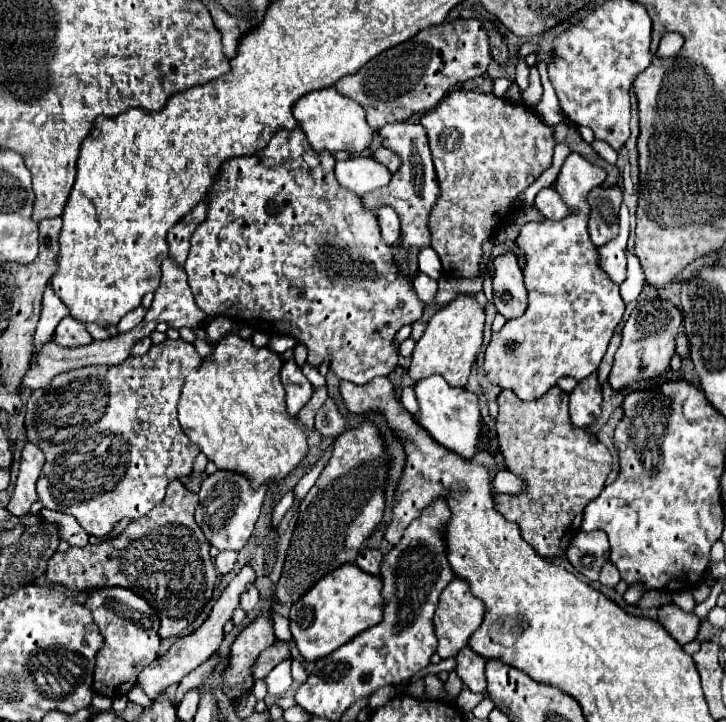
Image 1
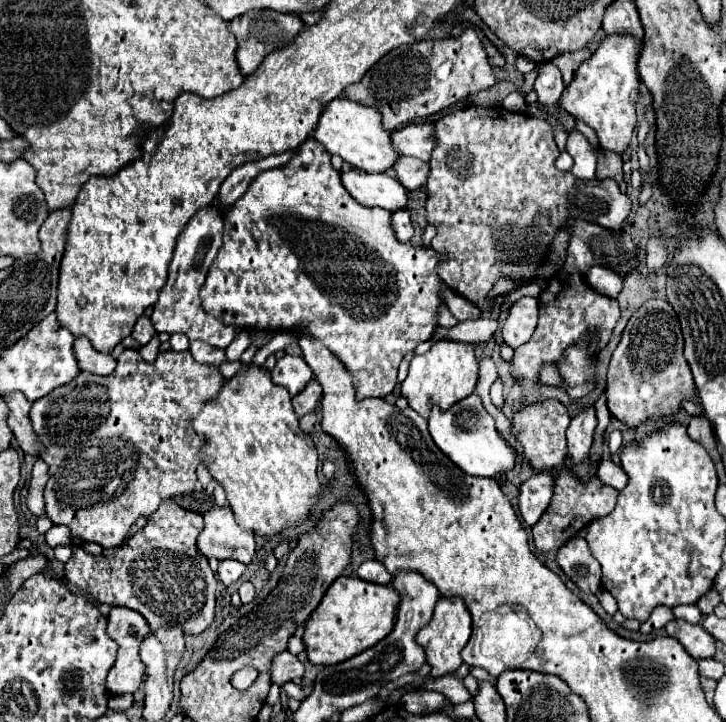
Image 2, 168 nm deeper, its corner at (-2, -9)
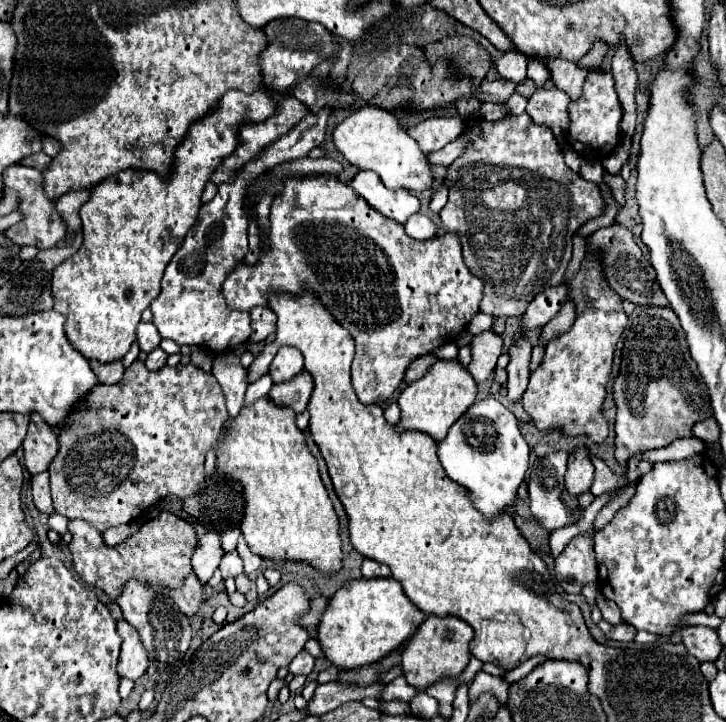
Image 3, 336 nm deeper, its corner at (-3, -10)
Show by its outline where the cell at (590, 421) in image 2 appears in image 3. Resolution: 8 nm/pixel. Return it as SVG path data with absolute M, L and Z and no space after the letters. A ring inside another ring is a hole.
M576 448L572 452L572 460L568 460L566 470L566 490L572 496L580 496L590 490L594 478L594 466L588 458L588 450Z

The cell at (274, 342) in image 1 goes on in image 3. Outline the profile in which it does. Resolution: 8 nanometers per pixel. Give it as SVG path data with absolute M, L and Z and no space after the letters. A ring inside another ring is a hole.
M266 374L266 376L262 376L260 380L256 380L254 384L250 384L248 386L248 390L246 390L246 398L244 398L244 406L252 406L256 400L260 400L260 398L264 398L266 394L268 394L268 390L270 390L270 386L272 386L272 378Z

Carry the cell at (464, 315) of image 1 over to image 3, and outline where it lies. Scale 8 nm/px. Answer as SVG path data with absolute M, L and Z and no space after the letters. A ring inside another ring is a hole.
M438 360L424 378L412 382L400 394L398 398L400 420L396 428L398 432L418 430L432 436L436 442L440 442L446 436L448 428L474 404L476 392L478 390L474 378L470 376L470 372L464 372L464 368L456 364L456 360Z

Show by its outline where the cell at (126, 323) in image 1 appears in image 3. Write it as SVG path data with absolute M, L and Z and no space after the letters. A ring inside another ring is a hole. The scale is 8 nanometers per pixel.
M140 322L140 326L138 326L138 338L136 338L136 342L140 344L140 350L144 350L148 354L148 352L152 352L152 350L158 348L160 340L162 338L160 338L160 334L158 334L158 330L156 330L154 324Z

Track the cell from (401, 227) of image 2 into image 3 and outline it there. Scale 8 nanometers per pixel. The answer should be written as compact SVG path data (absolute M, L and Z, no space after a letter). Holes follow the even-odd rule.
M424 214L412 216L412 220L408 220L408 224L404 224L404 226L406 226L406 234L416 240L428 240L428 238L436 236L436 232L438 232L438 226L434 224L434 220L430 220Z

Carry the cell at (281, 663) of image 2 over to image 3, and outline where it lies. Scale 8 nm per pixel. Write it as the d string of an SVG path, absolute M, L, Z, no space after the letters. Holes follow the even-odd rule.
M302 650L302 652L292 660L292 664L290 664L290 674L304 674L304 676L308 676L308 674L312 672L312 668L314 668L314 658L310 656L310 652Z

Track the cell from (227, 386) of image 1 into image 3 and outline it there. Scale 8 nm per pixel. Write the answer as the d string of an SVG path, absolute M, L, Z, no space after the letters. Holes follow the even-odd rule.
M260 398L250 408L242 408L242 412L228 424L226 438L222 442L216 442L214 448L218 450L216 468L244 484L246 514L240 530L254 554L272 562L306 562L324 576L332 576L342 568L338 516L320 480L316 458L310 454L304 432L296 426L296 414L290 408L280 408L268 398Z

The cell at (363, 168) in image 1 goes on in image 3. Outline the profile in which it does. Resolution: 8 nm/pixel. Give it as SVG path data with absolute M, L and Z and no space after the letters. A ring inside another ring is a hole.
M366 170L358 172L358 176L350 182L350 186L356 196L368 202L370 208L400 224L406 224L406 220L412 214L420 212L420 202L414 194L404 190L384 188L382 180L374 172L366 172Z

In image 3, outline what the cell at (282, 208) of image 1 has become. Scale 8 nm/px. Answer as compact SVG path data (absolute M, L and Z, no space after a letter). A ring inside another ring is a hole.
M304 176L304 178L288 178L284 182L284 190L280 196L274 198L272 202L272 214L270 214L270 248L268 252L260 252L260 262L256 266L246 266L246 264L238 264L238 268L234 268L234 272L230 272L228 280L224 282L224 296L226 296L226 304L232 310L250 310L254 306L266 306L266 292L268 288L284 288L290 292L298 292L300 288L308 286L312 288L320 302L332 312L332 316L350 332L350 336L356 342L356 356L354 356L354 378L352 378L352 386L356 390L356 396L362 404L376 404L376 402L386 402L396 388L402 384L404 374L408 370L408 366L412 364L412 360L416 360L418 356L424 354L432 354L438 346L444 346L448 342L456 342L456 338L460 336L460 332L466 330L468 322L472 320L474 314L480 312L480 300L482 300L482 280L478 280L464 264L462 260L462 246L460 246L460 238L456 234L440 234L436 238L430 240L414 240L410 236L406 236L404 226L396 224L394 220L384 220L384 216L378 216L378 212L374 212L374 208L368 208L368 204L364 204L364 200L356 198L356 194L352 192L352 188L344 182L340 182L336 176Z

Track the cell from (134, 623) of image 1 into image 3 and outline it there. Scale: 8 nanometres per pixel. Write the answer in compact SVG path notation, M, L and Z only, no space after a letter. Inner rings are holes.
M118 622L118 632L122 636L122 650L120 650L120 662L118 662L118 674L122 678L138 680L148 670L148 654L146 648L140 642L138 632L126 622Z

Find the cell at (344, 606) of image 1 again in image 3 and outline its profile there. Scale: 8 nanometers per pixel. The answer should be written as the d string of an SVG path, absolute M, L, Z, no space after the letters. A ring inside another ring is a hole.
M360 578L346 582L330 600L328 608L322 614L318 624L318 642L324 656L344 670L354 670L370 666L376 660L386 658L390 652L406 644L420 624L426 620L426 614L420 612L402 590L402 584L390 578Z

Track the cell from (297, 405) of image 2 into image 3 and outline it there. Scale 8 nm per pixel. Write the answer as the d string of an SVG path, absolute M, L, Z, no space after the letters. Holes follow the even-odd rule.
M304 370L292 380L272 384L268 392L268 400L272 400L276 406L288 406L296 414L306 410L308 396L312 396L312 376L308 376L308 372Z

